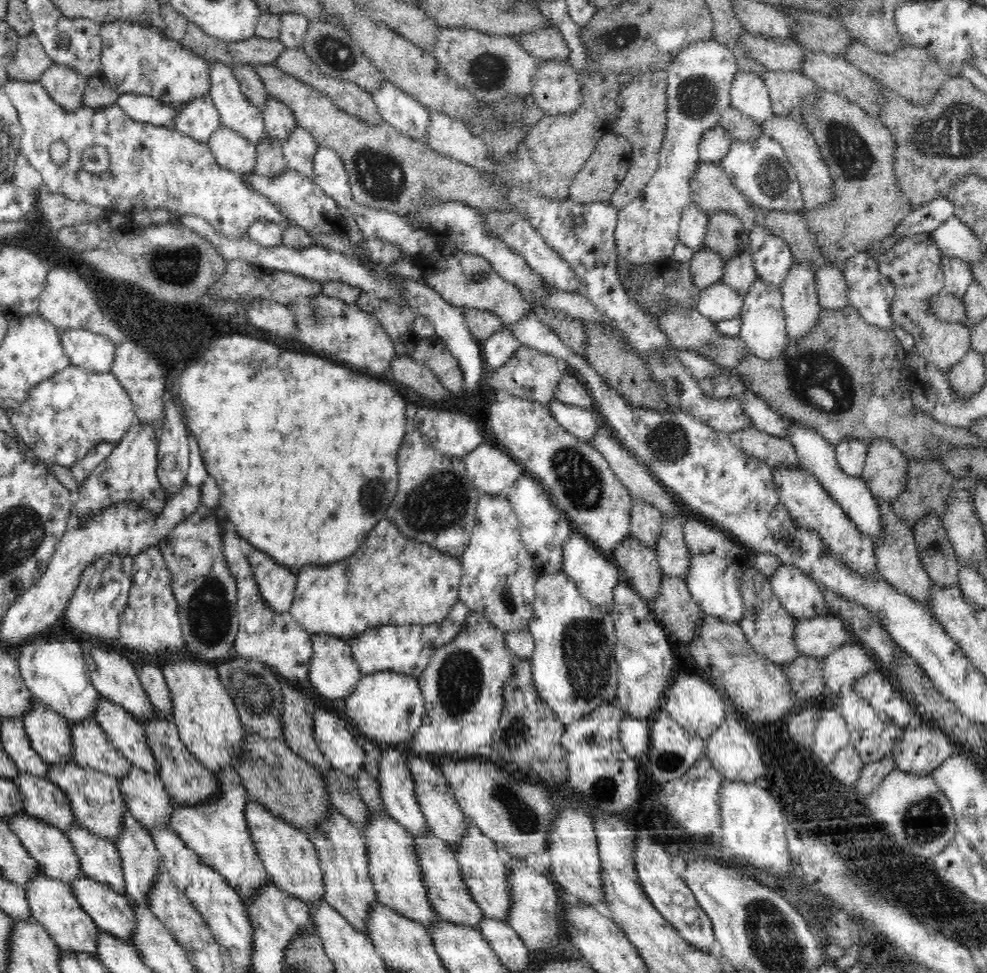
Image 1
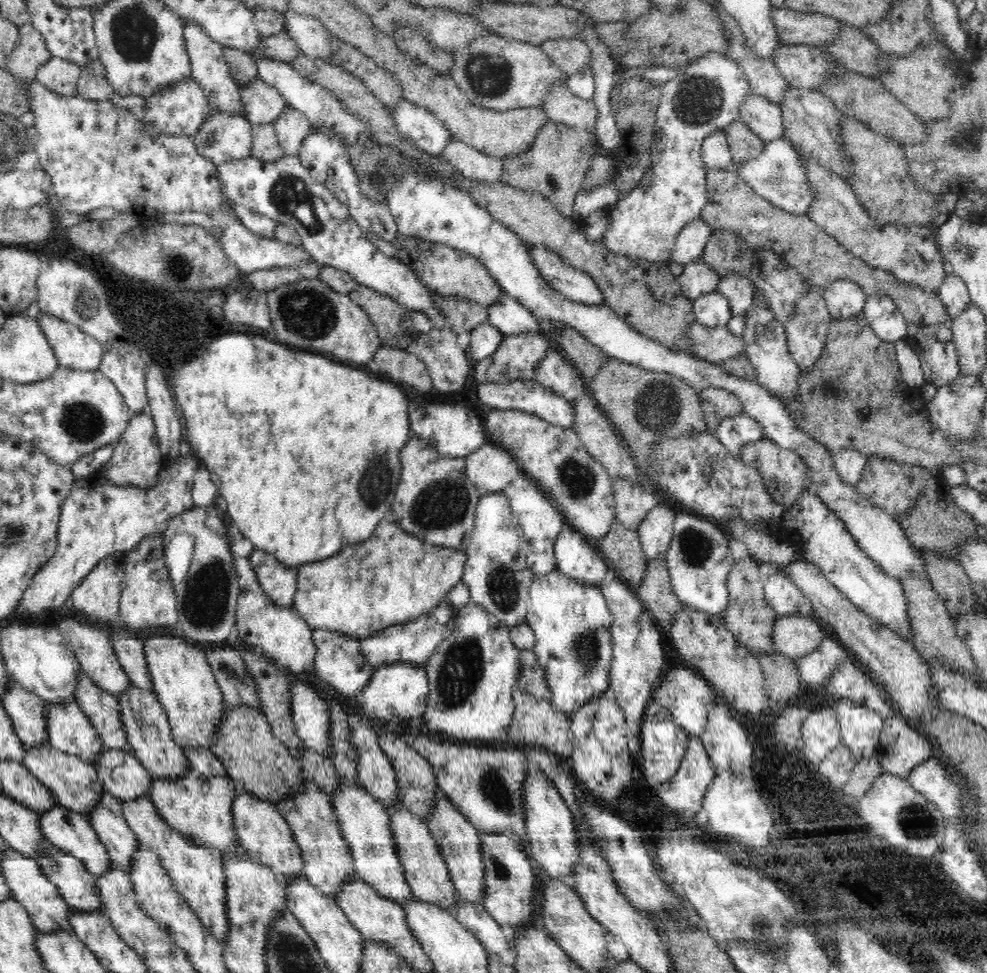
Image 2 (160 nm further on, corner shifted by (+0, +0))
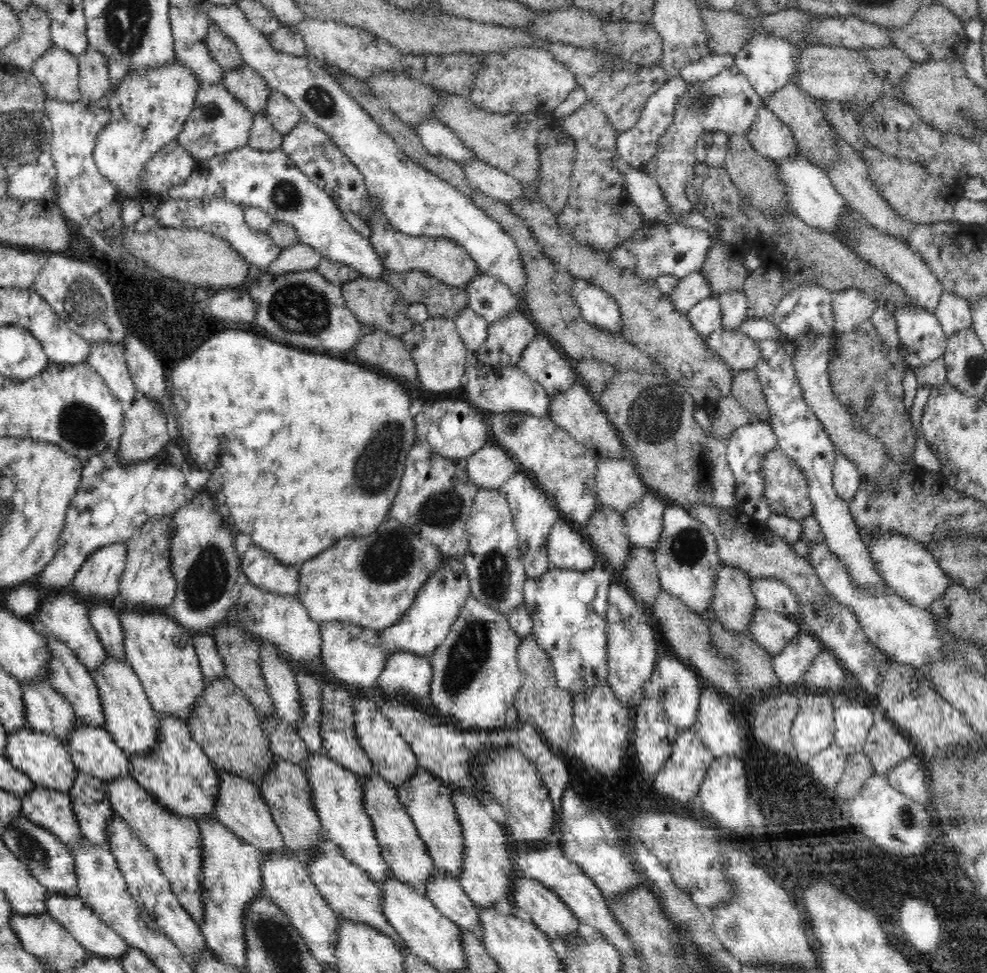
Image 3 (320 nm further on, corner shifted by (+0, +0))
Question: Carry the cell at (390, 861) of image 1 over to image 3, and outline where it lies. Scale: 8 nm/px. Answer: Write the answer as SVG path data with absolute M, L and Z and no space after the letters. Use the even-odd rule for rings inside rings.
M310 753L306 764L302 766L308 775L312 787L312 799L322 823L324 833L342 851L344 858L352 861L368 873L368 877L380 884L390 874L390 869L383 859L380 845L376 841L376 833L370 817L364 811L365 782L348 771L345 767L318 753Z

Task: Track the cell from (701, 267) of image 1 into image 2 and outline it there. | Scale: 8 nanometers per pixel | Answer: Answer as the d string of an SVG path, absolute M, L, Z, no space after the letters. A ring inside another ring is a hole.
M698 260L684 267L679 276L680 291L694 303L698 298L717 291L721 276L704 261Z

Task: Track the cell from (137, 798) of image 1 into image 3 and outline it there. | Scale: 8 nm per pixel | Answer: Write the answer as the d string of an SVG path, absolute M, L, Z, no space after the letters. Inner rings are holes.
M78 719L77 725L67 736L67 741L63 743L68 749L70 756L72 756L72 763L76 765L78 771L100 778L106 784L110 780L120 778L120 776L130 776L130 759L127 757L128 754L115 743L113 736L105 727L96 727Z

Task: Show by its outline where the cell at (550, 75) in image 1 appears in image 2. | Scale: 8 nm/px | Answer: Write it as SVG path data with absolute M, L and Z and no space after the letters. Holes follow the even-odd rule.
M568 84L557 85L542 102L542 108L549 120L568 127L595 130L598 109L593 99L574 95Z

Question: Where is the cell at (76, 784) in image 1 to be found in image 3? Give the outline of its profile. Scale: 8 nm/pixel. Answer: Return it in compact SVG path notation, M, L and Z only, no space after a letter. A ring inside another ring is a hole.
M28 726L7 734L7 743L4 754L12 766L28 776L35 787L48 788L57 792L70 794L72 783L76 780L76 765L72 763L72 756L64 743L55 736L42 731L34 731Z

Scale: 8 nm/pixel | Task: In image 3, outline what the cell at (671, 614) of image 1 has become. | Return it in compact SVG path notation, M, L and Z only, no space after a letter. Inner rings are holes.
M630 547L626 569L620 580L627 587L636 602L646 608L653 608L661 584L656 570L656 558L652 550Z

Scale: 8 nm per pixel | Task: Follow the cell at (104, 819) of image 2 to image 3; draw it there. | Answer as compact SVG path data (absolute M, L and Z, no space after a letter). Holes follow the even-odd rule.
M78 771L69 796L86 842L109 849L106 826L114 810L108 799L107 784L100 778Z

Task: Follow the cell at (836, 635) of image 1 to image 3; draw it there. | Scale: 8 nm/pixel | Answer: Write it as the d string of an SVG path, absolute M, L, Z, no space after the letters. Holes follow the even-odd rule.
M758 609L752 615L749 630L757 642L771 655L778 654L788 642L805 632L802 624L791 616Z

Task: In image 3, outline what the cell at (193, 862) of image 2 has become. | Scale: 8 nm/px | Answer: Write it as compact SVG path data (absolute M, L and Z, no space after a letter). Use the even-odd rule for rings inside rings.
M120 776L107 784L108 799L116 815L125 820L140 843L151 851L164 876L171 882L171 890L196 922L204 918L204 892L201 889L202 836L194 819L176 815L158 804L152 796L130 776Z

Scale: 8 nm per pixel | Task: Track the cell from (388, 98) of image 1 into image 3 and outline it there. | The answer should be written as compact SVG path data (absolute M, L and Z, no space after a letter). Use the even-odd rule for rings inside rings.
M438 118L420 120L414 130L424 143L424 147L434 156L449 158L460 165L476 157L474 151Z

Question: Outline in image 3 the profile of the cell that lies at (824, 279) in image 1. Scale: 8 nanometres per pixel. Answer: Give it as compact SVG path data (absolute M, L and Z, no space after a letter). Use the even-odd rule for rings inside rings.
M856 288L834 293L833 316L835 335L854 331L860 324L871 320L877 303L866 292Z

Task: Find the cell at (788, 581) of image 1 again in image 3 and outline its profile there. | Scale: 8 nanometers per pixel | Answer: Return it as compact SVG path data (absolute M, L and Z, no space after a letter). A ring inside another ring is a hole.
M766 577L752 579L751 591L758 609L777 612L793 619L800 612L797 598L791 588L779 580Z

